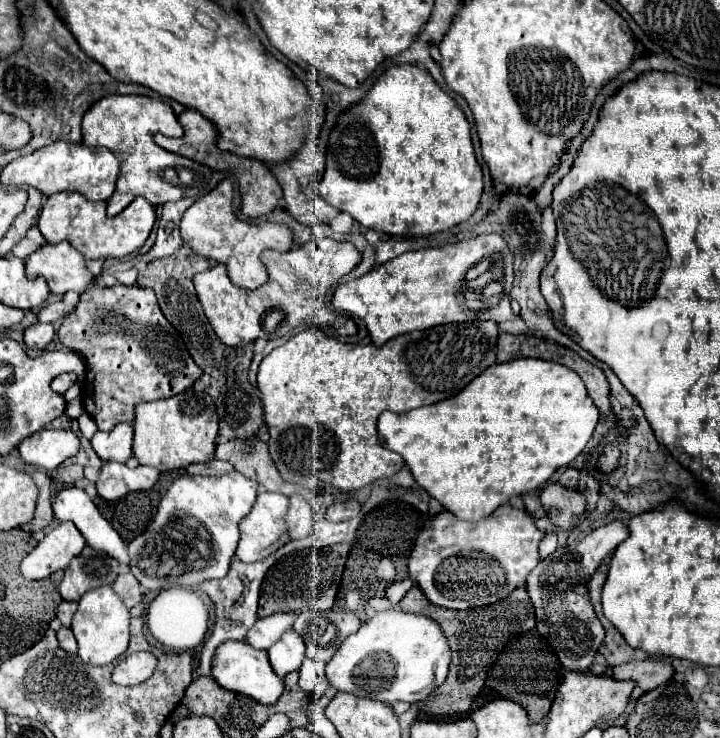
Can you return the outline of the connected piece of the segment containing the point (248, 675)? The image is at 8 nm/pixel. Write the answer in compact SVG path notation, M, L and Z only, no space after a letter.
M224 642L224 646L216 650L216 658L212 662L212 676L222 688L250 696L260 704L274 704L284 690L284 680L278 678L270 668L268 654L248 646L248 642Z

